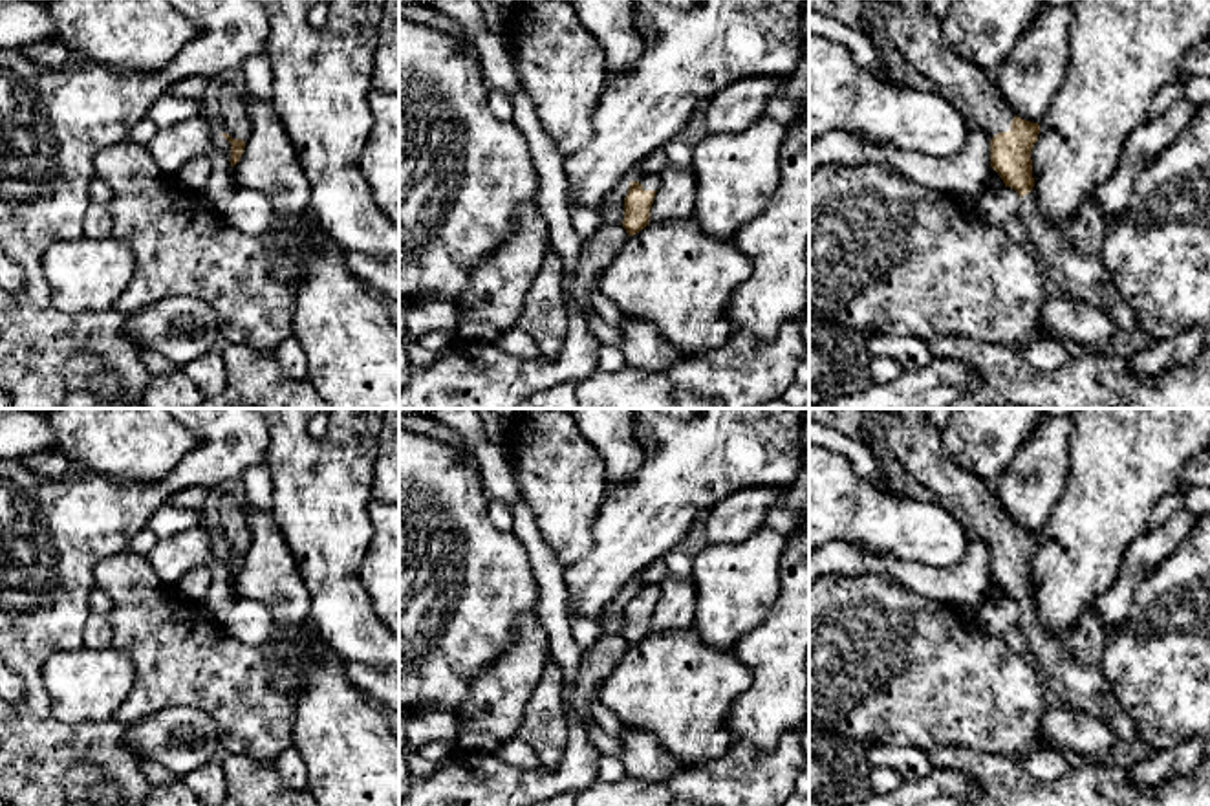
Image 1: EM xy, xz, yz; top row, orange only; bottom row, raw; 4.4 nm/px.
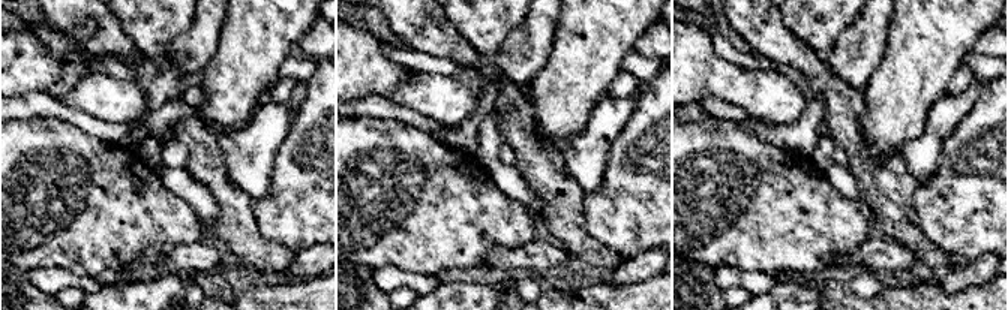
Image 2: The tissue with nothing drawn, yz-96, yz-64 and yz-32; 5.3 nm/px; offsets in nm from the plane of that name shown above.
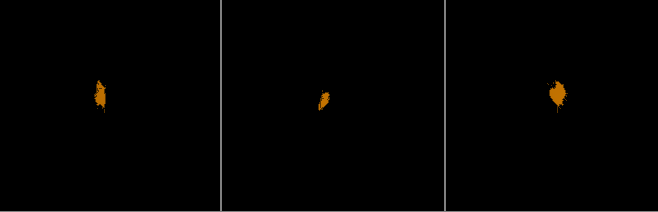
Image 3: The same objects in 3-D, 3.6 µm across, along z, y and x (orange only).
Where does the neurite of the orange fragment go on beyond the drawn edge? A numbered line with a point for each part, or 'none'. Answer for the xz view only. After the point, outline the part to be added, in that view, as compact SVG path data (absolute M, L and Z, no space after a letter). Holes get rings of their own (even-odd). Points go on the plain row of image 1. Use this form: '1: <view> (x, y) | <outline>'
1: xz (650, 592) | M643 584L639 588L633 588L632 592L639 592L644 601L657 601L661 588L659 584Z

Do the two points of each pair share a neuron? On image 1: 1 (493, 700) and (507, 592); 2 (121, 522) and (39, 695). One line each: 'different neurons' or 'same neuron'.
1: different neurons
2: same neuron

